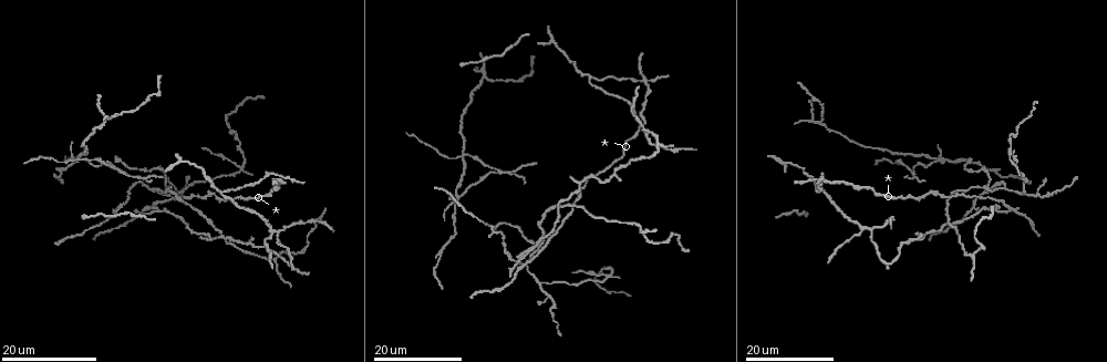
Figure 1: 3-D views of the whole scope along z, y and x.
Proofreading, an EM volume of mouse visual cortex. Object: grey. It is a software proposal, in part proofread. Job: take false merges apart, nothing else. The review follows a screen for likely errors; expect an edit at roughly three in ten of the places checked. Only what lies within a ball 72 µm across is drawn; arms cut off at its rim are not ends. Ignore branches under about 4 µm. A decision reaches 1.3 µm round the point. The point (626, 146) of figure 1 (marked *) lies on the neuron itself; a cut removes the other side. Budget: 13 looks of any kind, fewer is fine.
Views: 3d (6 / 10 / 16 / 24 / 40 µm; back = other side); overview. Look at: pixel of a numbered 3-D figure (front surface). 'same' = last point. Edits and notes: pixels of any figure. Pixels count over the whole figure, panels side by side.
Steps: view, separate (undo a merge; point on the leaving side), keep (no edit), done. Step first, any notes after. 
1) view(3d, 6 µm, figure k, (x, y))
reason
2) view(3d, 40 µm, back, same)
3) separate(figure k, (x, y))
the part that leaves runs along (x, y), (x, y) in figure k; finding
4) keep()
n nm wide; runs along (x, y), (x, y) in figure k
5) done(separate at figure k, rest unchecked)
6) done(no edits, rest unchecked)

view(3d, 24 µm, figure 1, (974, 170))
narrows sharply

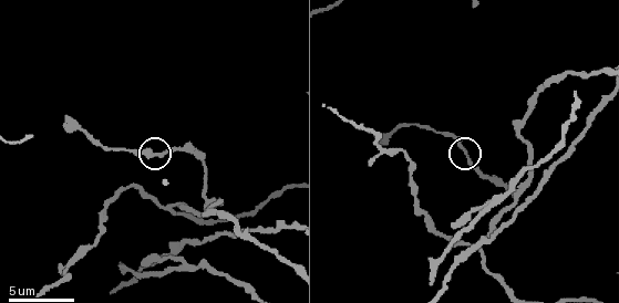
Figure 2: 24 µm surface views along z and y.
view(3d, 6 µm, figure 2, (469, 155))

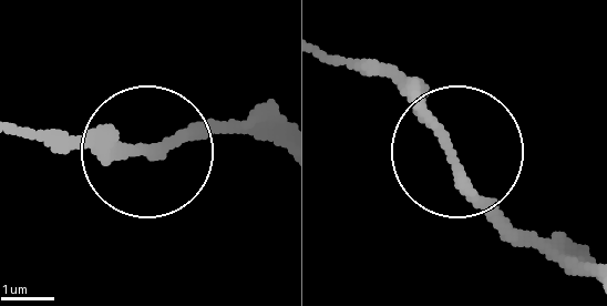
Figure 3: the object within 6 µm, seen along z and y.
keep()
190 nm wide; runs along (584, 266), (517, 235), (439, 130), (363, 68) in figure 3; all the same neuron

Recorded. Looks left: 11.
view(3d, 24 µm, figure 1, (1016, 169))
four-way junction

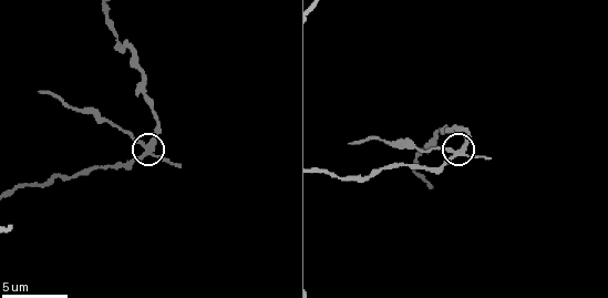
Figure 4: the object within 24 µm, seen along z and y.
view(3d, 6 µm, figure 4, (146, 146))
closer look

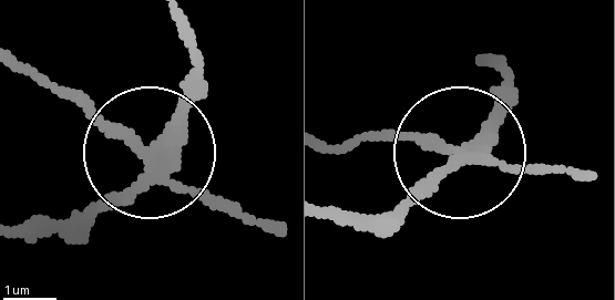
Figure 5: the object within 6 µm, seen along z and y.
separate(figure 5, (93, 123))
4 arms; two neurons meet here

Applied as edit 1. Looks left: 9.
view(overview)
see it whole again

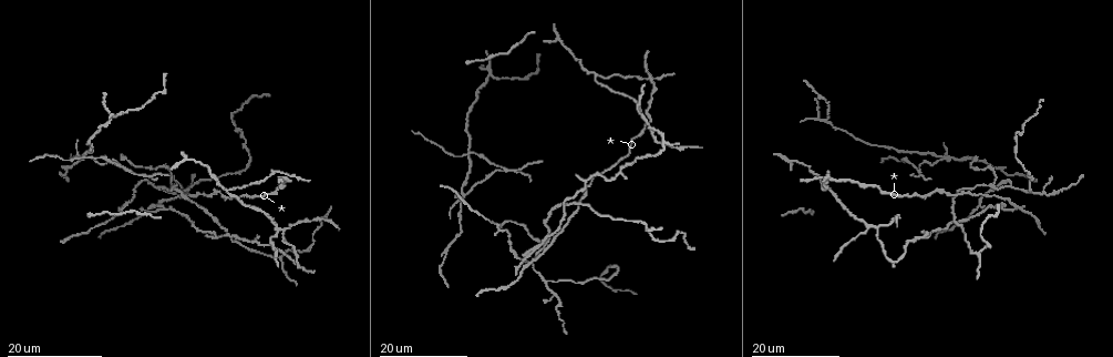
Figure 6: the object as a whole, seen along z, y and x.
view(3d, 24 µm, figure 6, (547, 283))
three-way junction

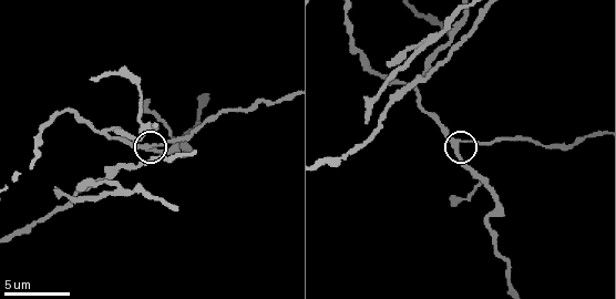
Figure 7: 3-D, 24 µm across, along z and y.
view(3d, 10 µm, figure 7, (146, 148))

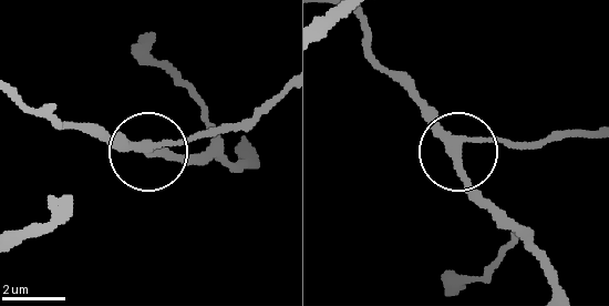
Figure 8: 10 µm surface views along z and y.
keep()
runs along (360, 18), (370, 50), (415, 98), (495, 222) in figure 8; one neuron here

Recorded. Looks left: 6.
view(3d, 16 µm, figure 7, (137, 140))

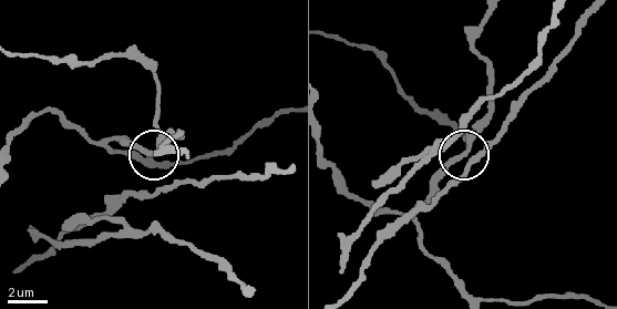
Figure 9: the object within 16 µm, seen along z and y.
keep()
side arm 57 µm; runs along (586, 21), (510, 125), (432, 183) in figure 9; continuous, no second neuron

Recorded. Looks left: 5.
view(3d, 24 µm, figure 6, (207, 196))
thick turns thin

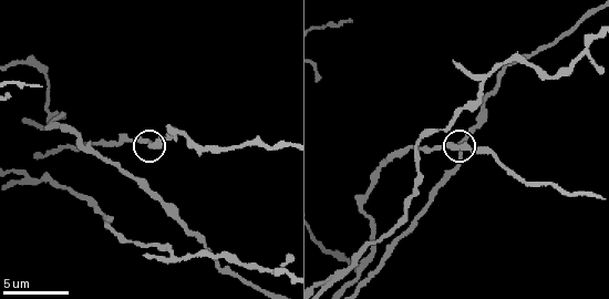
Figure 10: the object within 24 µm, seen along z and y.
view(3d, 10 µm, figure 10, (153, 144))

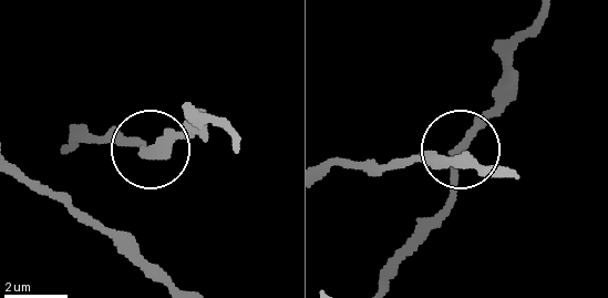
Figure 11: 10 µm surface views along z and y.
keep()
runs along (237, 140), (206, 123), (163, 134), (147, 147), (132, 140) in figure 11; all the same neuron

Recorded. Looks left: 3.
view(3d, 16 µm, figure 6, (980, 161))

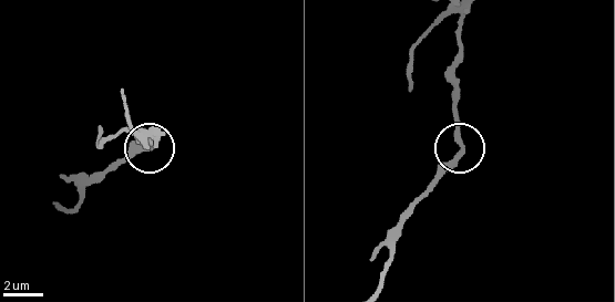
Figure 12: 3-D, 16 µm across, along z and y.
view(3d, 6 µm, figure 12, (461, 148))

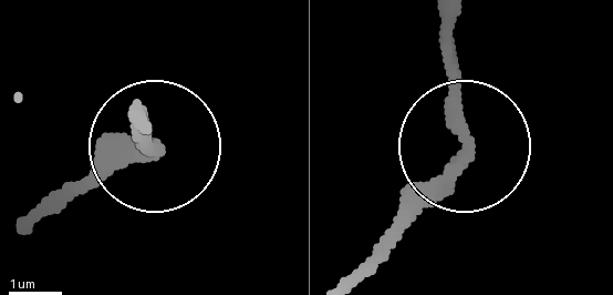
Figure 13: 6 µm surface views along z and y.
keep()
continuous, no second neuron

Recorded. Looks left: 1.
done(separate at figure 5, rest unchecked)

